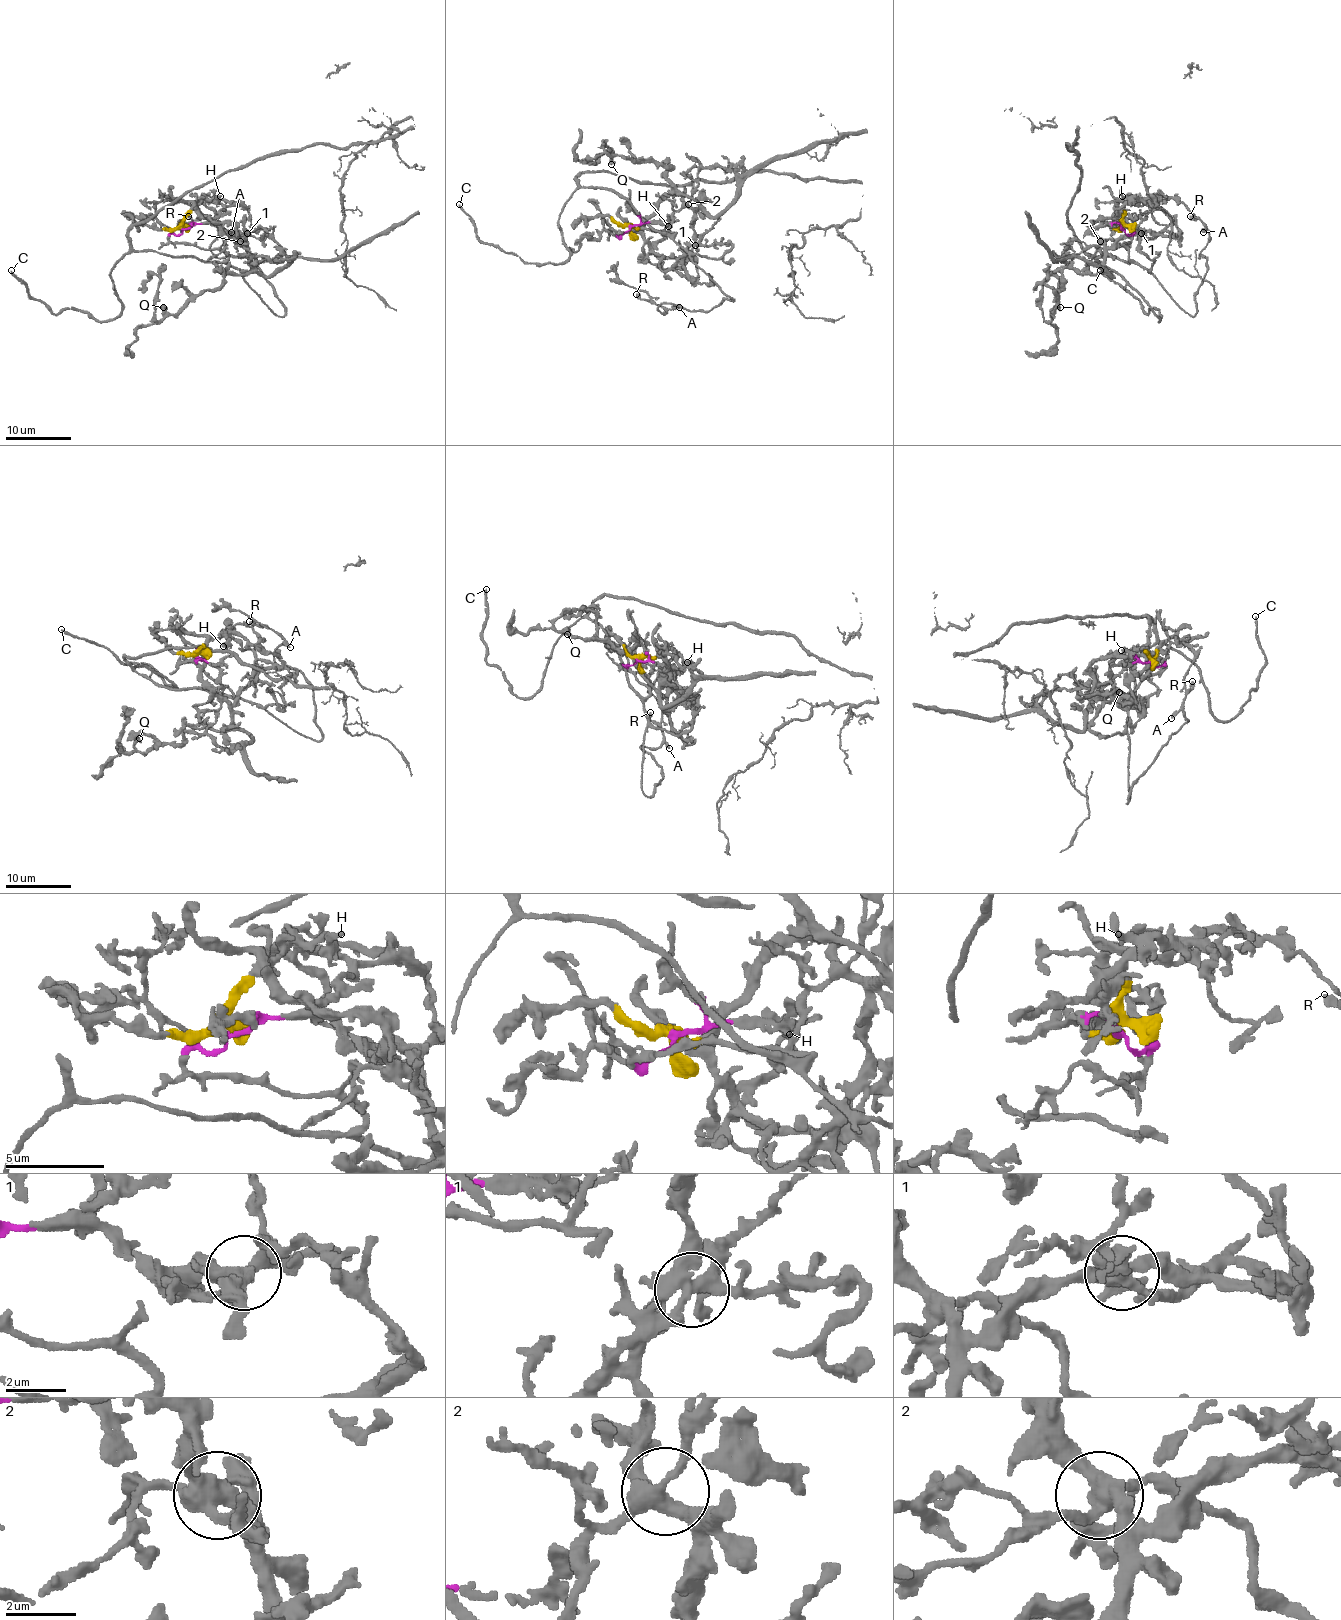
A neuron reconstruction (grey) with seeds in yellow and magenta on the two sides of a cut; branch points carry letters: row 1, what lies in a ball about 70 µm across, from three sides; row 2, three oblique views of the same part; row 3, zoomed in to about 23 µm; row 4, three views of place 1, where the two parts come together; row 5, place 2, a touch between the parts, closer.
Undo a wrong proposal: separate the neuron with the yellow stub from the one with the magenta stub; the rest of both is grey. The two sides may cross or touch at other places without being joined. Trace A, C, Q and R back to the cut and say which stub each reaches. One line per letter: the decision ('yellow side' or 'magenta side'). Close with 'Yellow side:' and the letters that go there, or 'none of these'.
A: magenta side
C: magenta side
Q: yellow side
R: magenta side
Yellow side: Q

